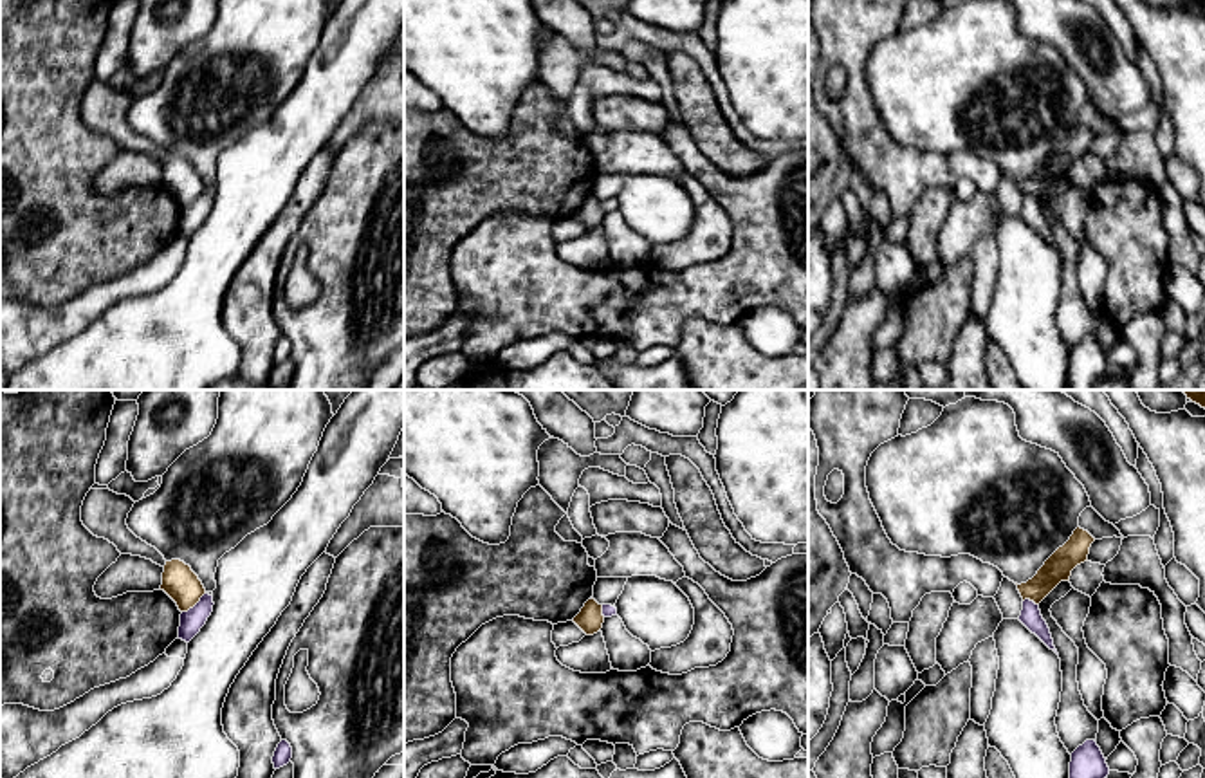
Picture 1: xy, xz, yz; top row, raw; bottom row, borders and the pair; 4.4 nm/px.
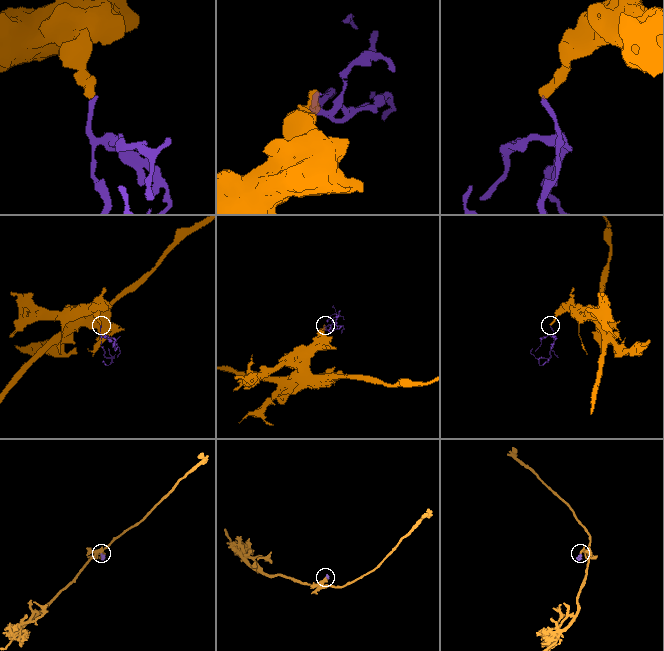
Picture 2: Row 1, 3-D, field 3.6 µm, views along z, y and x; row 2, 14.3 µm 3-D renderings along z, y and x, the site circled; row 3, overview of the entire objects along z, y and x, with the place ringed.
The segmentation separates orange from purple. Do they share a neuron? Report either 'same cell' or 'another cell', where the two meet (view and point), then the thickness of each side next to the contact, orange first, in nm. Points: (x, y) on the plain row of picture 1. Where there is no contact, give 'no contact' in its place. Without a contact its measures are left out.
another cell | xy (193, 201) | 160/100 nm

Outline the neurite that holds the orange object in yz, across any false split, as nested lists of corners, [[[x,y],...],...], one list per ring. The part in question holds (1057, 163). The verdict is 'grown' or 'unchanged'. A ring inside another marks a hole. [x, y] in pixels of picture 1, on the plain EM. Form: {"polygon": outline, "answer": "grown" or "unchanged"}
{"polygon": [[[1077,123],[1070,135],[1059,143],[1026,179],[1017,181],[1025,195],[1039,200],[1061,177],[1070,177],[1072,166],[1088,157],[1090,143],[1095,134]]], "answer": "unchanged"}

